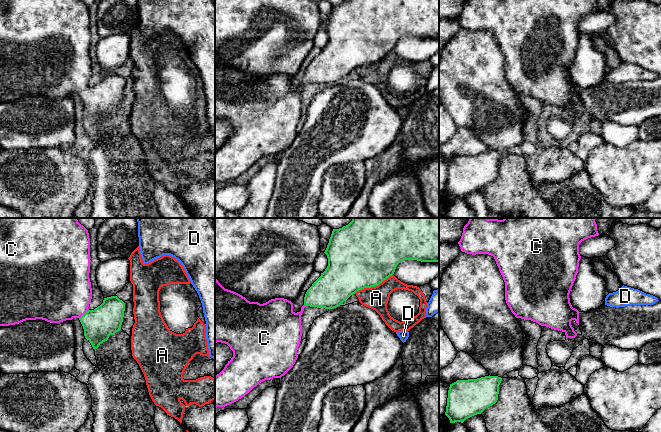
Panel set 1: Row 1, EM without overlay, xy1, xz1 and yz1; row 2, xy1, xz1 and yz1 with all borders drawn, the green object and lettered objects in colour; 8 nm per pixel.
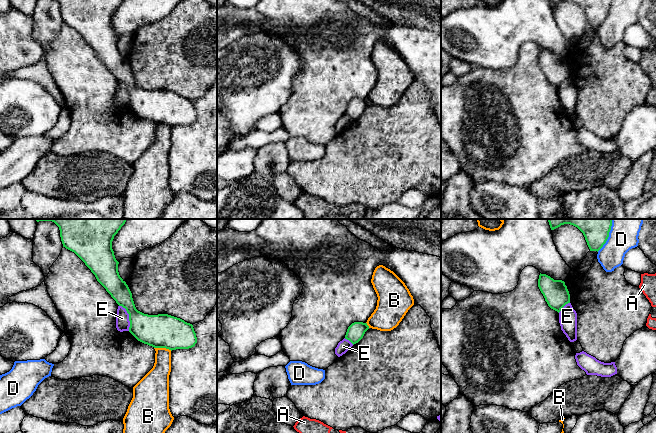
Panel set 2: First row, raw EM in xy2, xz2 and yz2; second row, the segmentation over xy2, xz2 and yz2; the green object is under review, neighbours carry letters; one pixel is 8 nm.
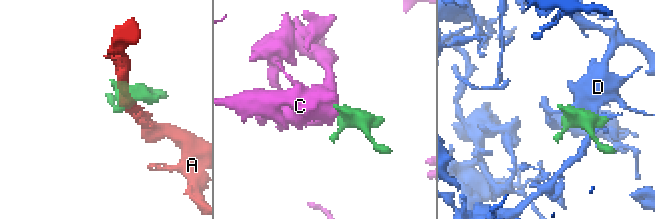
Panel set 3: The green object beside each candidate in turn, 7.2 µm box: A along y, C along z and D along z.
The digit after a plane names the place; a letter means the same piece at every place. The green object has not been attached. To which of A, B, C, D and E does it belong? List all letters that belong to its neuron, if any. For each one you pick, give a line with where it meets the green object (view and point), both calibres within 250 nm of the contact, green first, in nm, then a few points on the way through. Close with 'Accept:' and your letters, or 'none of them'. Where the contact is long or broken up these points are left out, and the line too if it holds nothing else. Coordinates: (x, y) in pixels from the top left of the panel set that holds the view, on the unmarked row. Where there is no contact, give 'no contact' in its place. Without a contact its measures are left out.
C: meets green in xy1 at (84, 90); 260 nm thick on the green side, 460 nm on the other; runs through xy1 (105, 96), (91, 96), (84, 90), (63, 67)
Accept: C

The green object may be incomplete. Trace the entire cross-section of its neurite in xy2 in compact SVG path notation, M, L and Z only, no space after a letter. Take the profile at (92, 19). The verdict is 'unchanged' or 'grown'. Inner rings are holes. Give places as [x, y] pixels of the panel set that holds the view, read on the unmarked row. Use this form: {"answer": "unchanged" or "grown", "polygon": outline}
{"answer": "unchanged", "polygon": "M56 0L63 23L74 28L119 82L129 90L129 108L154 124L189 125L197 119L193 101L168 91L148 91L135 83L132 69L118 48L112 17L124 0Z"}

